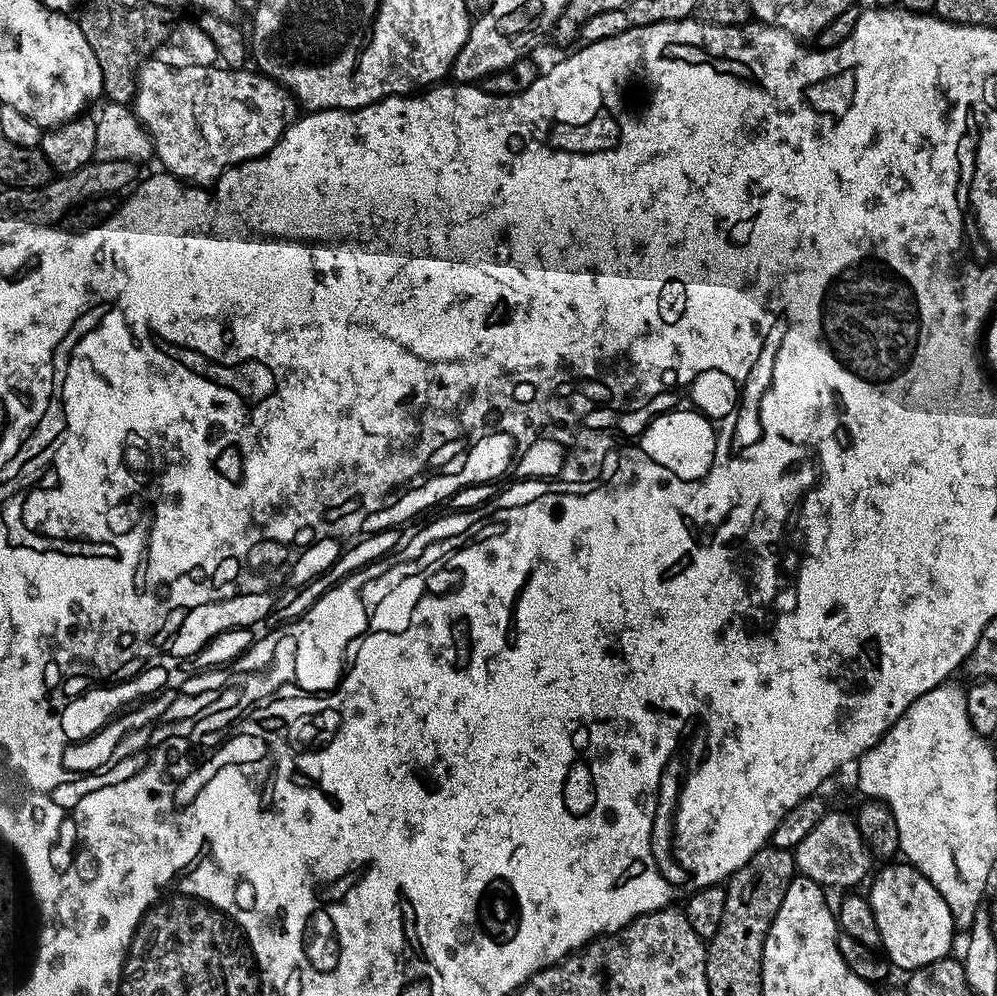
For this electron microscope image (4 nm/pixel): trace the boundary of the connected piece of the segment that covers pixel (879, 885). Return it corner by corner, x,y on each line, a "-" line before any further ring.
896,863
881,867
884,869
871,877
872,889
867,889
866,895
874,910
874,922
878,922
880,948
889,965
893,969
915,970
945,959
951,953
952,935
957,935
958,929
940,891
911,864

